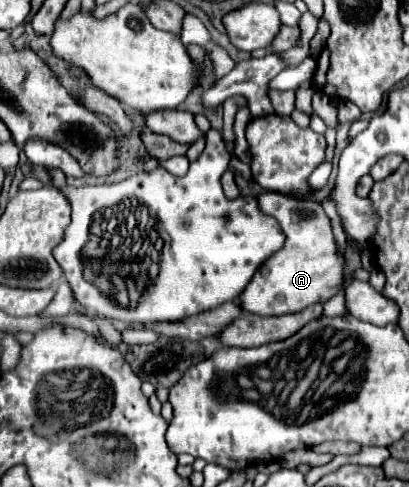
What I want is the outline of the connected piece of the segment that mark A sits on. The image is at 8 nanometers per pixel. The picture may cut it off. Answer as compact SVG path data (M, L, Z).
M264 192L258 196L266 214L274 216L286 234L286 244L280 252L274 252L270 260L254 274L252 282L240 296L244 312L258 316L282 316L308 308L316 302L330 300L344 284L346 256L338 250L332 222L322 210L320 202L310 198L294 198L276 192Z

